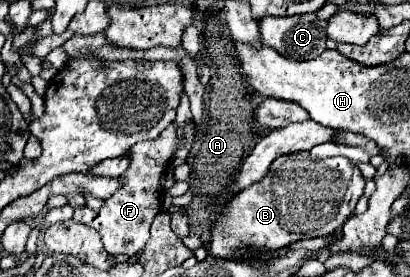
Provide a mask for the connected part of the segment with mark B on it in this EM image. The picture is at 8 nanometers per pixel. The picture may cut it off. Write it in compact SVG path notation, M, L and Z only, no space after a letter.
M308 151L290 153L274 159L270 171L264 179L240 191L232 201L224 207L222 217L212 227L210 255L222 259L240 259L250 251L276 251L288 247L294 241L310 239L310 237L326 237L338 231L346 219L354 213L358 199L364 193L364 177L360 169L346 157L330 157L330 159L310 159Z

